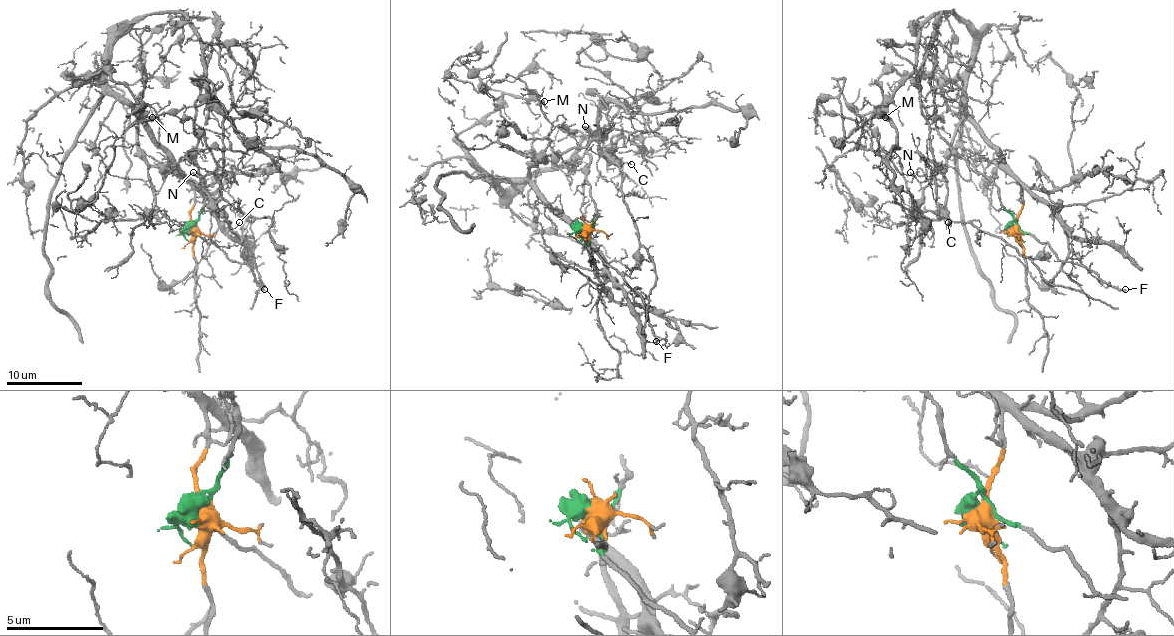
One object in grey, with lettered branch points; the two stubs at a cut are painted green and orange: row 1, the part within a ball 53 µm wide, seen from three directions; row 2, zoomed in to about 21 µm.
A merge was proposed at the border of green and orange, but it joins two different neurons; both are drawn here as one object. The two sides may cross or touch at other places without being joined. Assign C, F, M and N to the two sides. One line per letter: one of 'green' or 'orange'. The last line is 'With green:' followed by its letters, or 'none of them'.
C: green
F: green
M: orange
N: orange
With green: C, F

